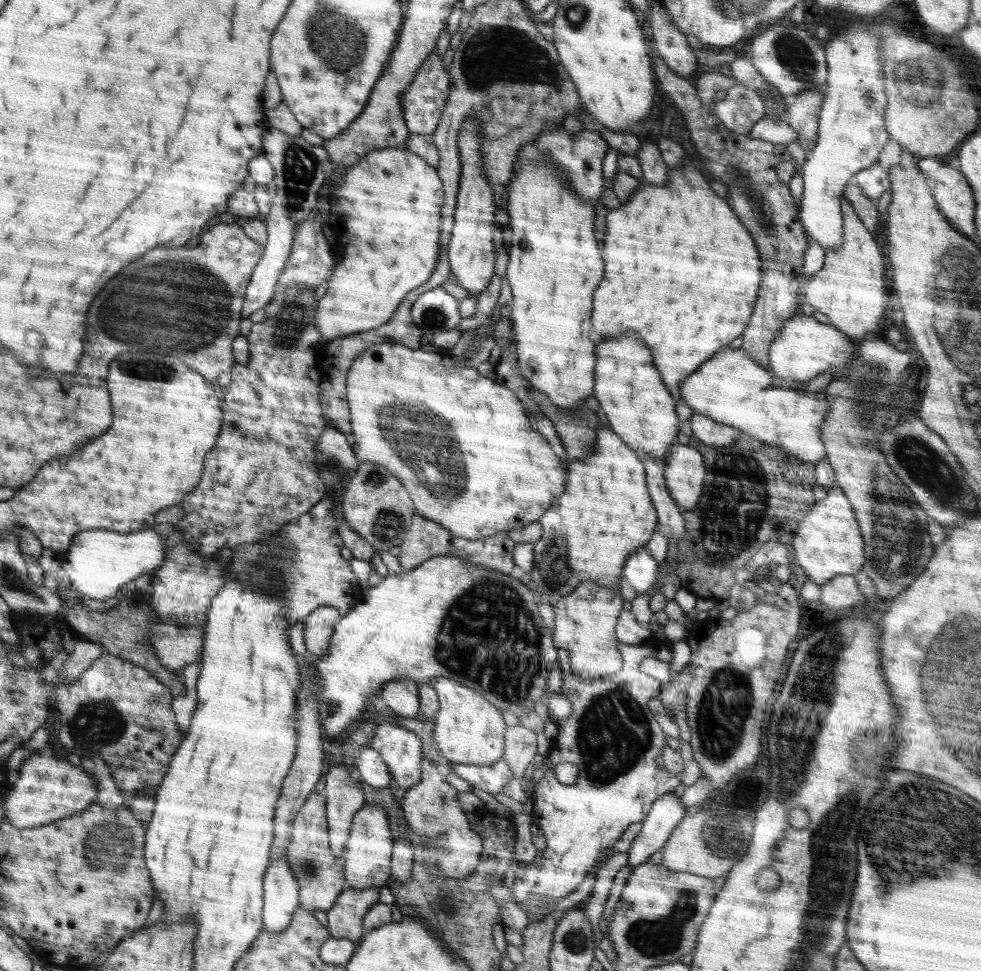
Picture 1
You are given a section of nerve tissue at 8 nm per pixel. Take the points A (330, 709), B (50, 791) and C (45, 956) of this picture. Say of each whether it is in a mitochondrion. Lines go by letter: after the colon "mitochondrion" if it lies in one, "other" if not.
A: other
B: other
C: other

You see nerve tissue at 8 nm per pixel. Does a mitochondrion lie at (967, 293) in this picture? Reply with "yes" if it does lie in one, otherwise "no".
yes

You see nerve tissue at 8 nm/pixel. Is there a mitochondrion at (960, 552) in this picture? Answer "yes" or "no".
no

